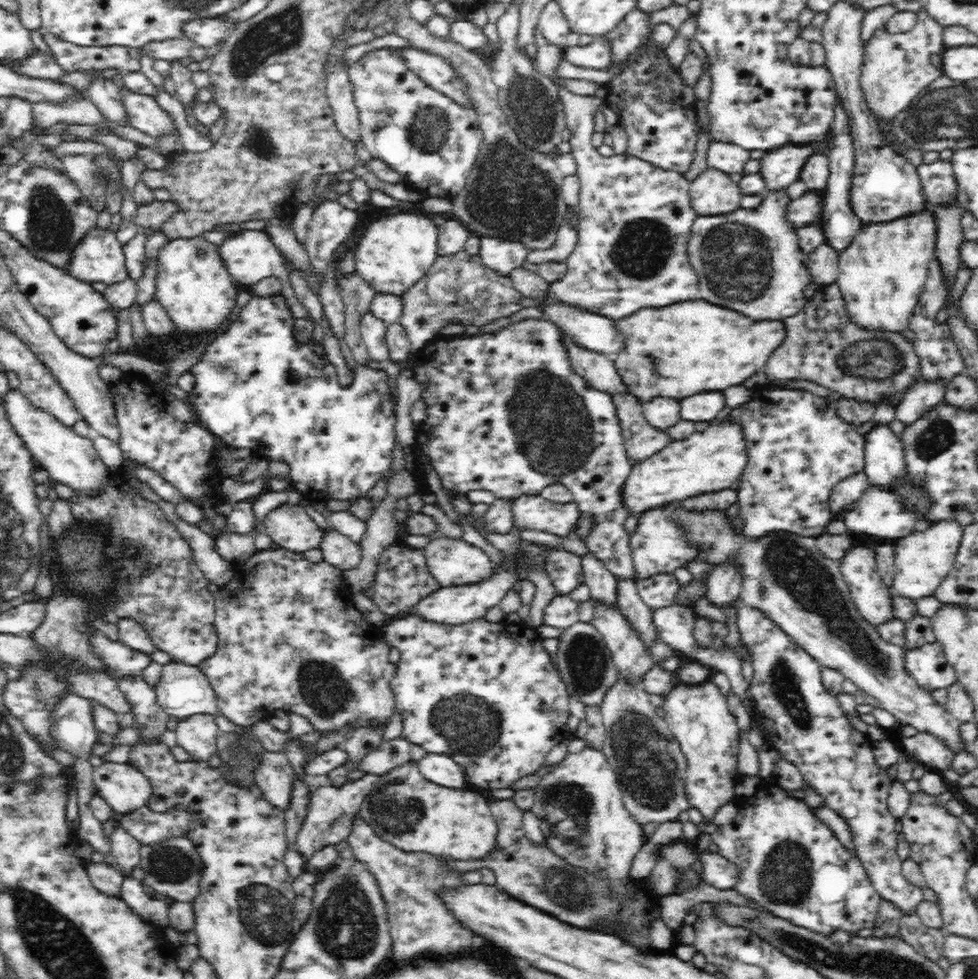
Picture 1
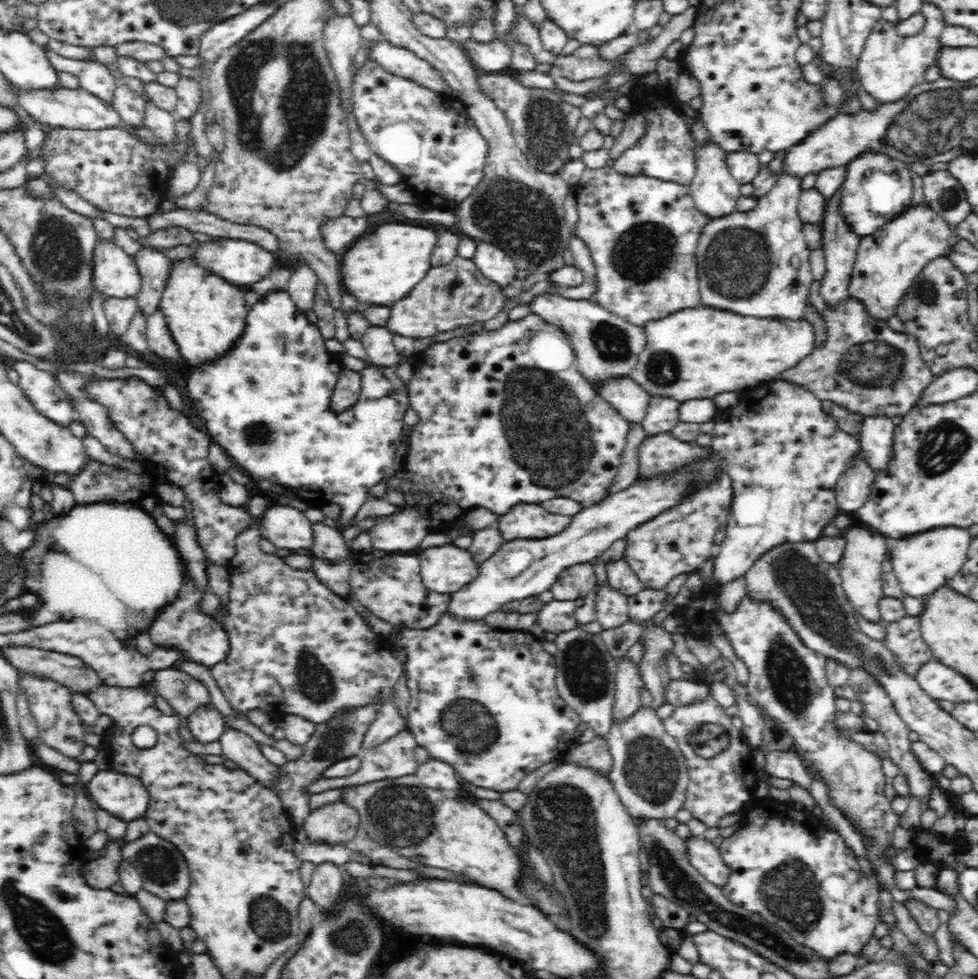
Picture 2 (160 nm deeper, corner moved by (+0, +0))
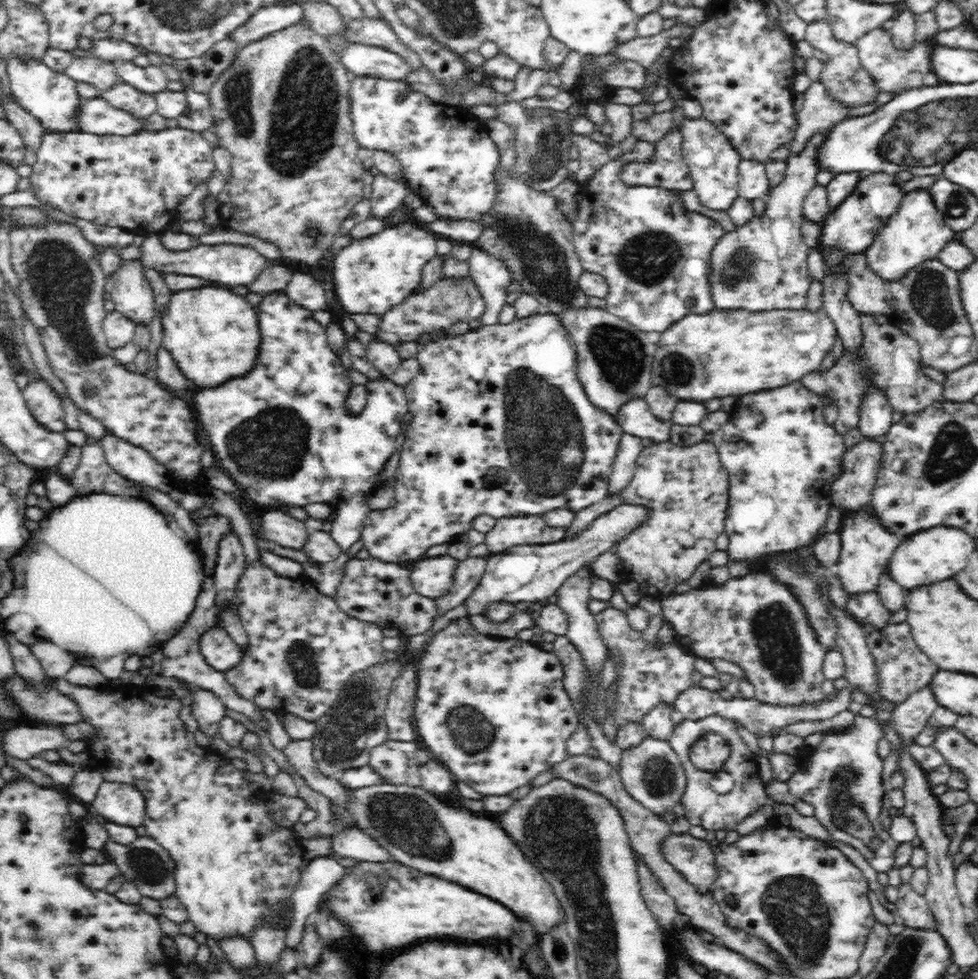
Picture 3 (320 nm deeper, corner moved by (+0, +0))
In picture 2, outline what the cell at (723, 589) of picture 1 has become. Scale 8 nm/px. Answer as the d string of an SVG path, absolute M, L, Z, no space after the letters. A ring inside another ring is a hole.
M774 382L774 384L766 384L764 388L754 388L752 390L752 398L748 400L742 400L736 408L728 410L726 418L724 420L717 420L714 430L710 433L712 437L711 448L721 452L723 457L726 457L728 466L726 466L725 472L731 478L732 488L734 489L734 496L732 500L732 506L730 508L730 519L726 522L726 536L724 541L715 549L714 552L714 572L713 577L717 585L726 586L738 578L745 576L750 568L753 566L754 561L767 550L770 550L777 544L783 542L800 542L800 541L815 541L823 535L823 530L827 525L831 525L834 517L840 514L839 507L835 499L835 487L837 480L840 478L843 472L846 472L848 468L852 467L853 460L858 458L858 454L861 454L861 445L859 440L856 440L852 434L846 434L838 427L838 424L829 414L822 409L822 401L805 386L788 382Z

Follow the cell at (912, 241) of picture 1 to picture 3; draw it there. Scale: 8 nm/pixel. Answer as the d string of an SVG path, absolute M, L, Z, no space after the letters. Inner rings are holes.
M918 188L905 194L901 207L890 216L880 234L862 253L870 270L879 279L892 284L904 279L922 262L936 258L945 244L955 237L956 231L945 223L927 189Z

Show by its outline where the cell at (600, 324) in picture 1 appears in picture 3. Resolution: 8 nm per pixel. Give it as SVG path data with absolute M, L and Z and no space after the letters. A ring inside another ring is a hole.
M566 308L555 314L573 340L577 356L577 377L592 404L614 415L617 408L632 397L644 397L651 387L652 360L656 352L655 336L642 332L605 308Z

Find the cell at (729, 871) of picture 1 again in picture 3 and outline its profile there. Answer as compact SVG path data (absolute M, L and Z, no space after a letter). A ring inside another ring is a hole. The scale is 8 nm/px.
M688 833L671 835L665 841L666 859L684 873L690 883L698 885L702 892L712 888L718 878L715 848L715 843L700 840Z

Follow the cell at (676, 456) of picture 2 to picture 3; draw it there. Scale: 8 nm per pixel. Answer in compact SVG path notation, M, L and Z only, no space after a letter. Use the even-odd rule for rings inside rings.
M654 441L650 446L643 446L641 452L638 453L638 458L636 459L634 472L632 473L630 482L620 493L622 495L622 503L645 504L652 509L652 512L650 512L650 518L642 524L642 526L638 526L634 532L630 532L630 534L626 536L624 540L621 540L620 543L616 544L612 550L616 551L616 553L620 555L620 562L624 562L626 572L630 574L632 580L640 582L640 589L643 590L645 594L672 593L672 590L674 590L678 584L682 584L682 582L691 578L694 572L696 572L698 566L700 566L702 562L706 561L712 552L717 550L715 541L718 535L725 530L725 518L729 505L729 472L721 463L715 444L705 442L694 443L694 445L682 447L676 446L676 444L669 441Z

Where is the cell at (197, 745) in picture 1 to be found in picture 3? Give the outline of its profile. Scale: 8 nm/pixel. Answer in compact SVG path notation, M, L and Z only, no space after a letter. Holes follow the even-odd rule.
M197 688L191 704L200 732L208 738L219 733L220 722L226 717L226 706L212 691Z

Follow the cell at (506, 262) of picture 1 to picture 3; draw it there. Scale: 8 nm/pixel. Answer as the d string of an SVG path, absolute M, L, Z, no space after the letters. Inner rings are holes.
M480 247L473 248L468 260L469 276L483 294L485 310L480 318L483 326L499 324L499 316L506 305L506 290L512 280L512 273L502 259Z

